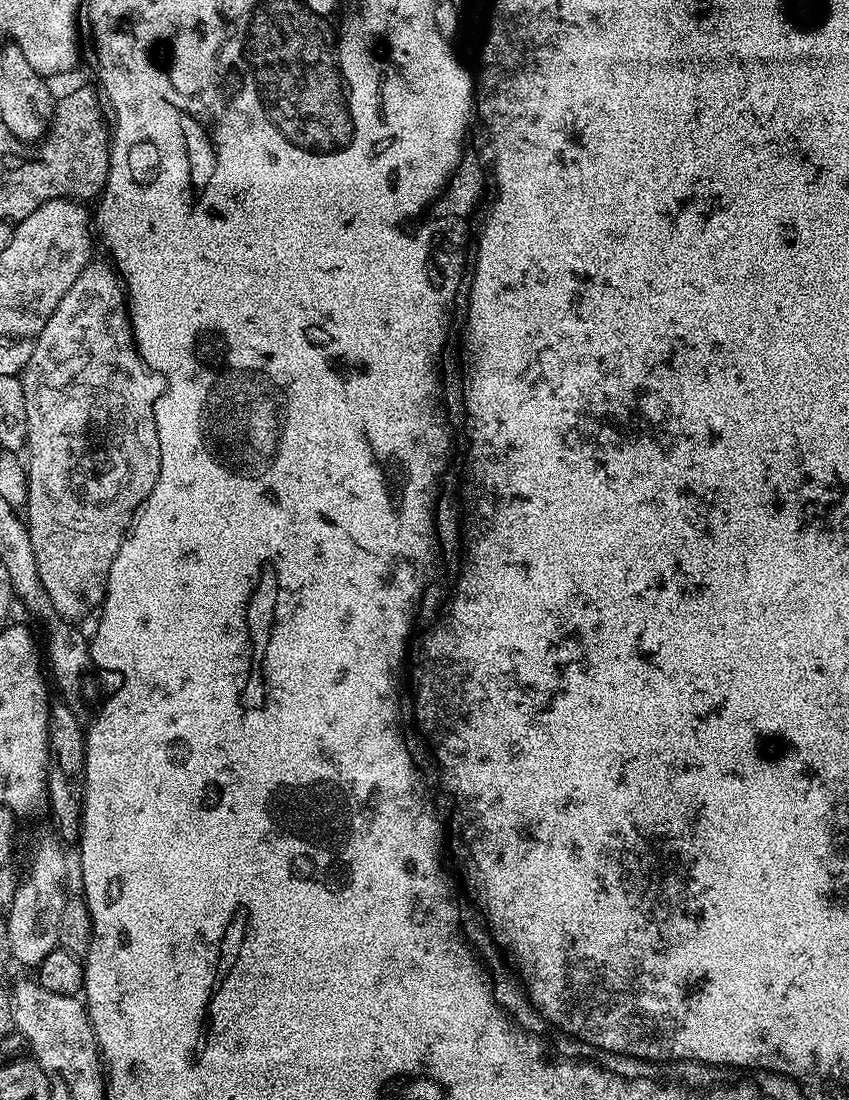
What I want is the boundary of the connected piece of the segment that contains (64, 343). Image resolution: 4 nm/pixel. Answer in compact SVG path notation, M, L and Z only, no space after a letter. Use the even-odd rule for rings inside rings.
M89 263L74 278L74 286L66 290L42 334L31 345L30 362L22 373L28 423L26 523L53 613L69 622L80 622L76 620L92 611L93 615L103 605L110 566L132 521L154 490L160 469L156 397L162 384L136 350L121 277L115 267L96 263Z

